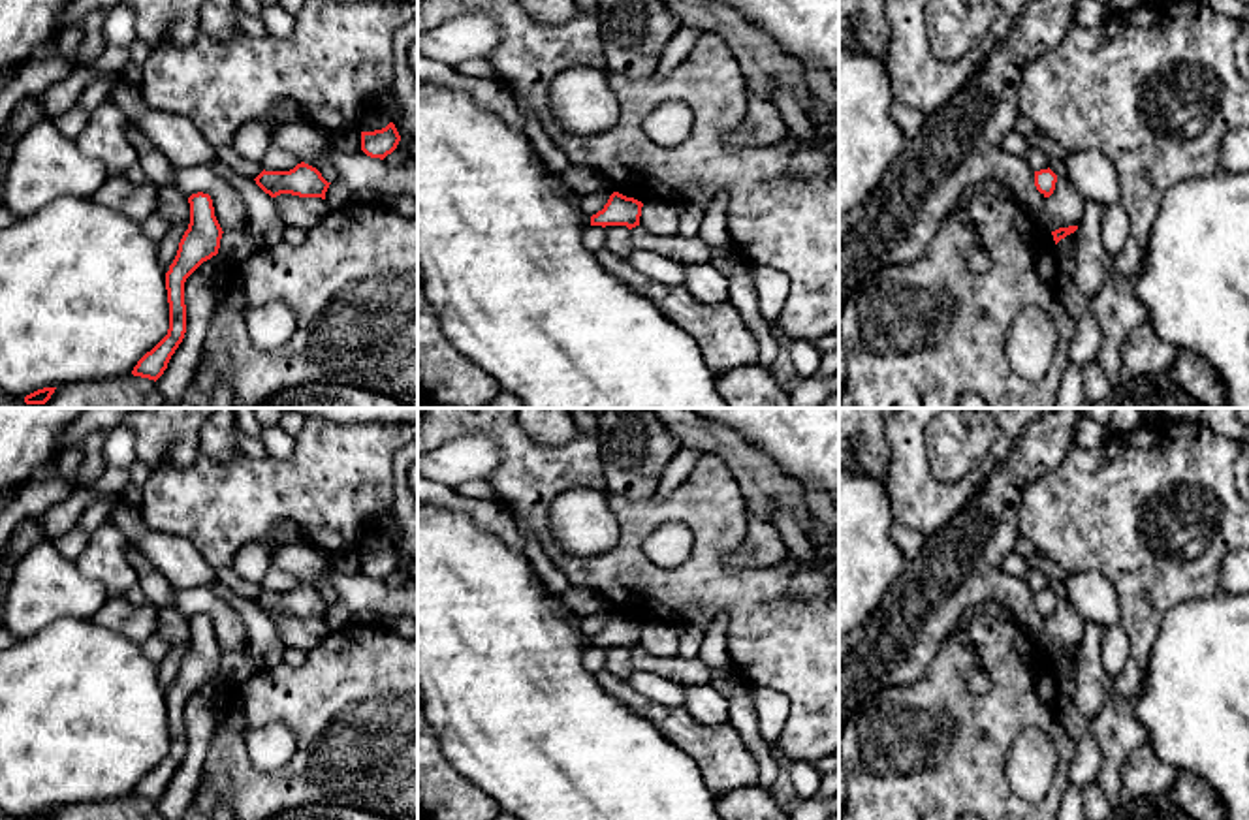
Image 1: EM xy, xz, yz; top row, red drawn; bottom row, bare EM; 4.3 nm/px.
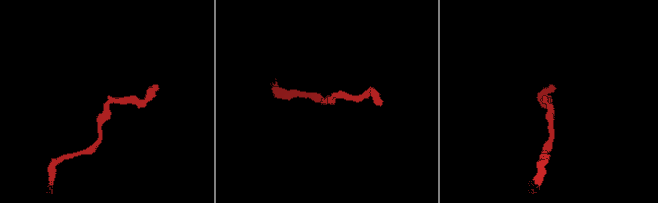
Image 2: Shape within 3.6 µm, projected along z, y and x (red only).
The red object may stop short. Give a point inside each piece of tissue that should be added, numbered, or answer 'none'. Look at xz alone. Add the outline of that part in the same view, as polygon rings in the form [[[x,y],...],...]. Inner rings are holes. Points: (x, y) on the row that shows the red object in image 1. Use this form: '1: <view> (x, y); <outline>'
none

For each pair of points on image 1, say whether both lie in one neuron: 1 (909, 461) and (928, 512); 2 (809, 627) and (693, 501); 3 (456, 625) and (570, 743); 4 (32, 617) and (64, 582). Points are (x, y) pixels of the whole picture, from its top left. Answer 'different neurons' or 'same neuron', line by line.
1: same neuron
2: same neuron
3: same neuron
4: same neuron

